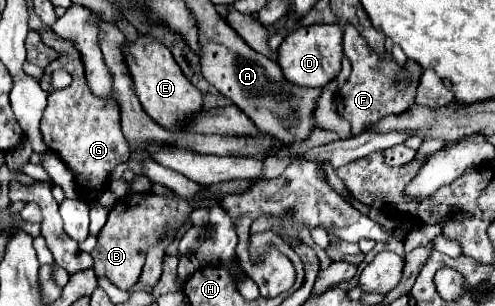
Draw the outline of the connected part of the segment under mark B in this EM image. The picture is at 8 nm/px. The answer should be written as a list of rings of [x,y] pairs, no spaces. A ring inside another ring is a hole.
[[[131,193],[115,201],[115,205],[109,211],[105,227],[97,235],[97,245],[91,251],[95,259],[95,275],[107,277],[115,287],[129,289],[137,283],[141,269],[145,265],[145,255],[149,245],[153,245],[163,227],[171,223],[171,227],[179,227],[193,211],[195,199],[183,199],[183,197],[157,197],[155,193]]]

